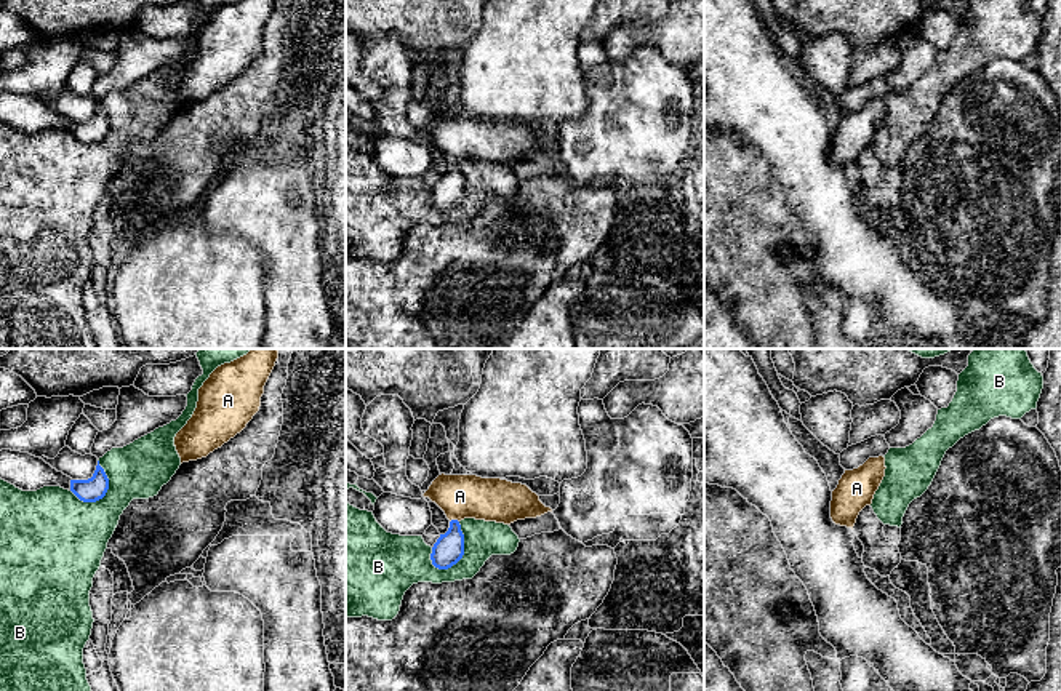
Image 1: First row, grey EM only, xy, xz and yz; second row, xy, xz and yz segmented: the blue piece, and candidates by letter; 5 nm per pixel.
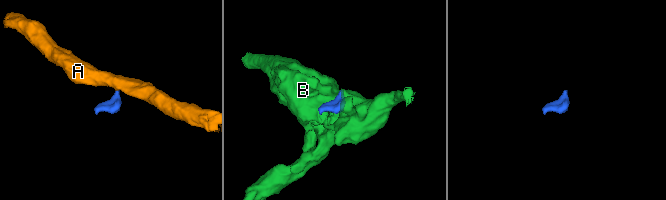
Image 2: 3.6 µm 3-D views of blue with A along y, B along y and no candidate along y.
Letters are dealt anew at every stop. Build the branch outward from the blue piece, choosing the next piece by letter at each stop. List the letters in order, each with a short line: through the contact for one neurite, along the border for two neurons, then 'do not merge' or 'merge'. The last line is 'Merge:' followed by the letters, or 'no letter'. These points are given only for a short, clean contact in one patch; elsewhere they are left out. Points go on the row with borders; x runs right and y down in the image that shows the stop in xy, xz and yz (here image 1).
A: line xz (458, 520), (450, 522); do not merge
B: do not merge
Merge: no letter

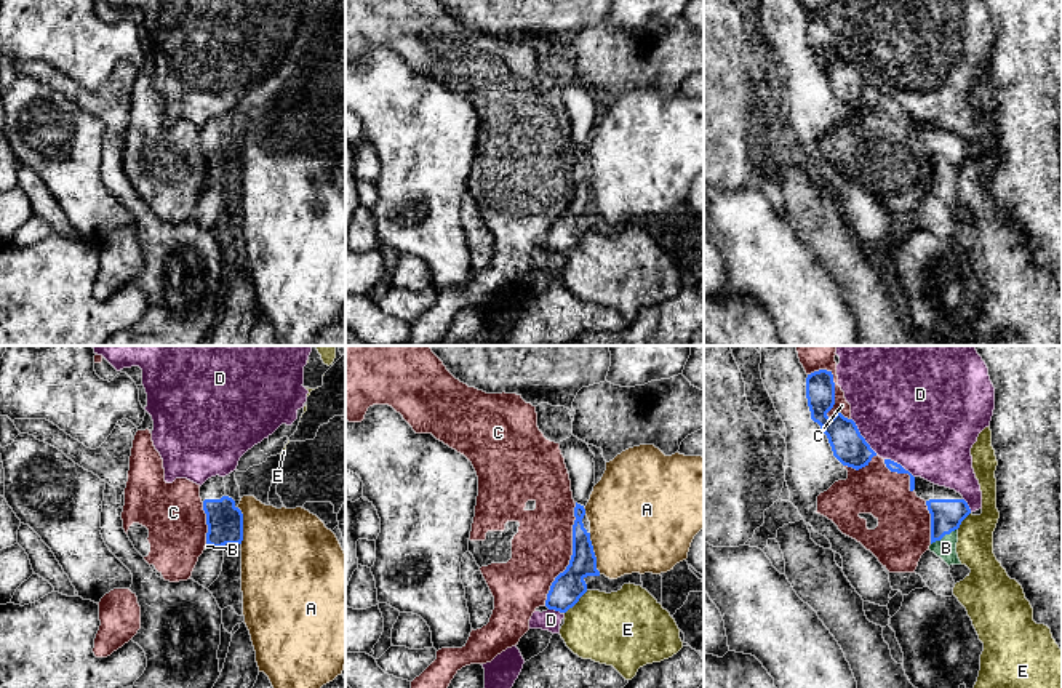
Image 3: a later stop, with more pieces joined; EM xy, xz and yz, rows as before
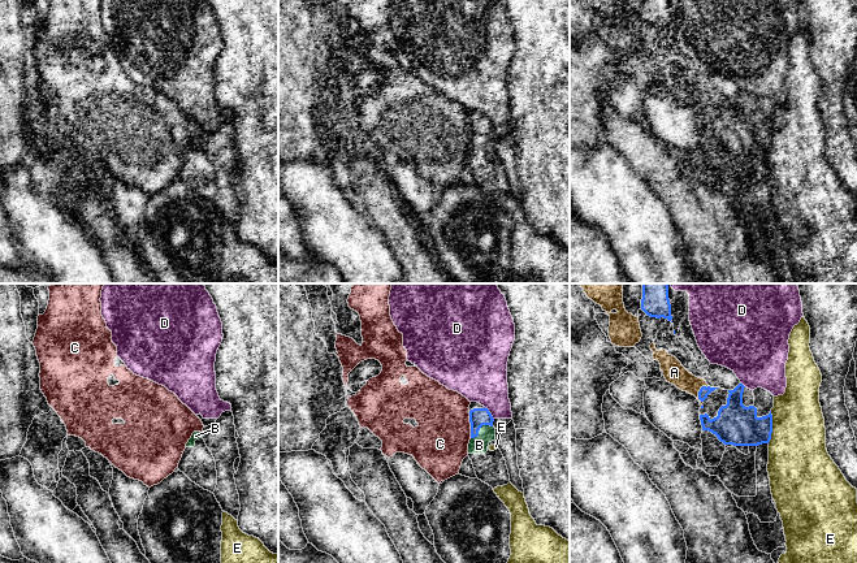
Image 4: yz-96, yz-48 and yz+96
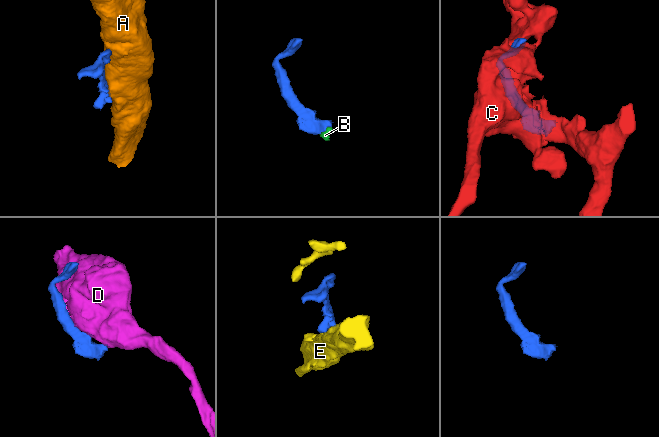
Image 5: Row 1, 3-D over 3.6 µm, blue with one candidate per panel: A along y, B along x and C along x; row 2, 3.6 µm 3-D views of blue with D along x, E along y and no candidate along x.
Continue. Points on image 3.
A: line xz (589, 533), (595, 568), (600, 573); do not merge
B: line yz (946, 514), (944, 535), (946, 548); merge
C: do not merge
D: do not merge
E: line xz (587, 591), (565, 613); do not merge
Merge: B

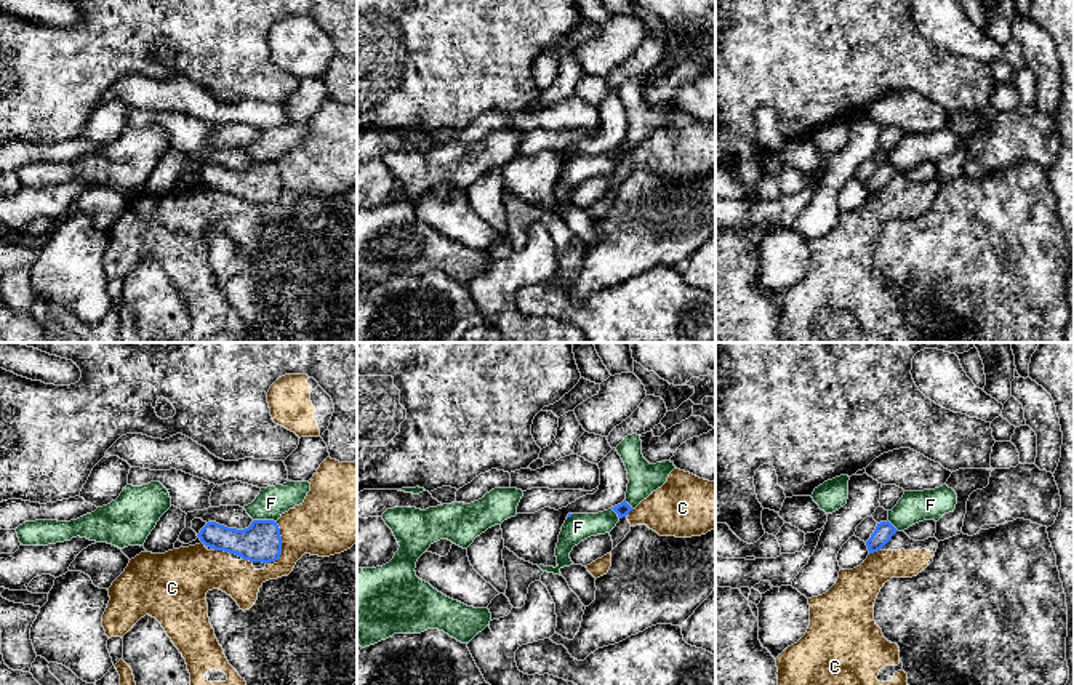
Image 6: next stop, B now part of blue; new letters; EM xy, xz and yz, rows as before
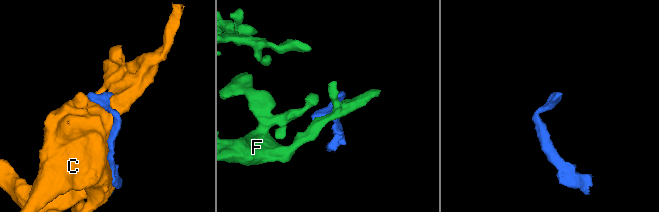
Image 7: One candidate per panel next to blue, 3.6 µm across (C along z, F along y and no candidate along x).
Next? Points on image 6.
C: do not merge
F: line xy (253, 519), (272, 519), (276, 522); do not merge
Merge: no letter

